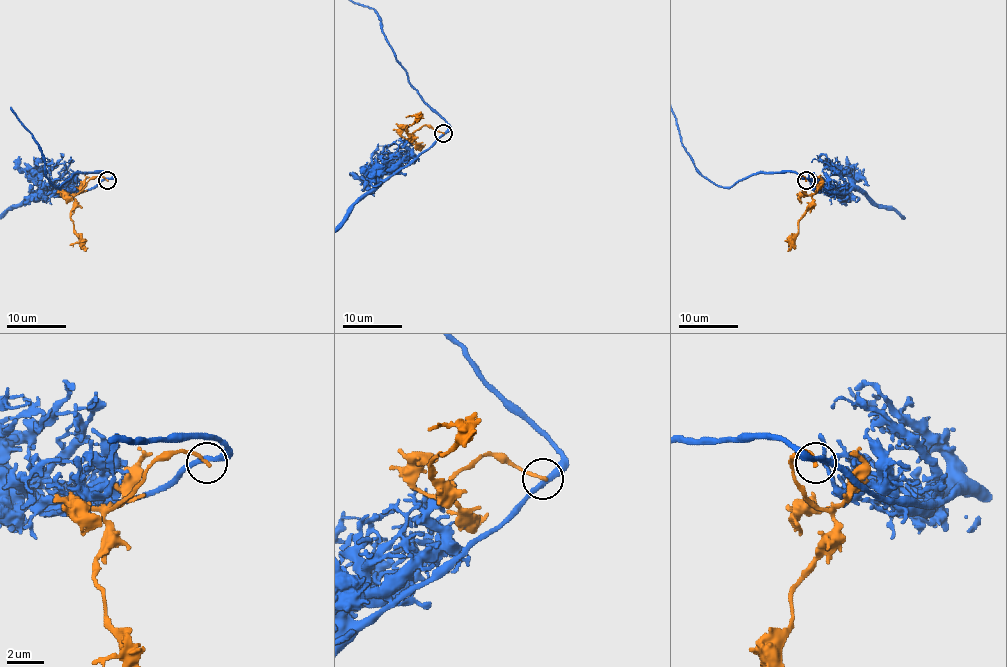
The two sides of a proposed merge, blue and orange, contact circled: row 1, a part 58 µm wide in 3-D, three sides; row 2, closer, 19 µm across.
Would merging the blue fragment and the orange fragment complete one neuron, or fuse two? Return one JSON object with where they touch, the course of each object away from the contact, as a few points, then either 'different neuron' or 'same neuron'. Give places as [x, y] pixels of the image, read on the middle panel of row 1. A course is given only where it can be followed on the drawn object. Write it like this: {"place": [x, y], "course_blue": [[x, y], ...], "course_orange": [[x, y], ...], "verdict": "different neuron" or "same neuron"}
{"place": [443, 133], "course_blue": [[442, 134], [448, 127], [411, 83], [381, 30], [381, 19]], "course_orange": [[442, 132], [421, 125], [410, 138], [407, 128], [421, 115]], "verdict": "different neuron"}

